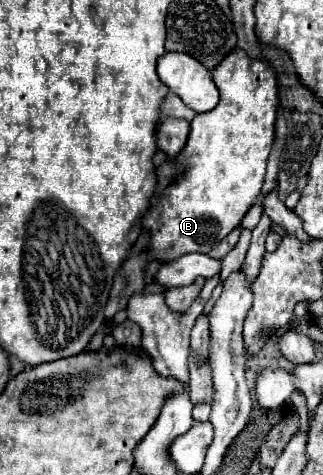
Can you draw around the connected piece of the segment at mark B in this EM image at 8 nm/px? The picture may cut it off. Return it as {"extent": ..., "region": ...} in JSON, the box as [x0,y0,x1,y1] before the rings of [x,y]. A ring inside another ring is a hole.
{"extent":[142,49,278,261],"region":[[[234,49],[224,61],[212,69],[212,79],[220,91],[220,103],[190,123],[190,137],[182,153],[174,161],[166,161],[156,169],[158,187],[150,201],[150,209],[142,217],[142,225],[150,229],[152,239],[148,251],[160,261],[172,261],[184,253],[208,253],[236,225],[260,195],[266,159],[274,143],[274,123],[278,113],[278,77],[266,61],[250,59],[242,49]]]}

